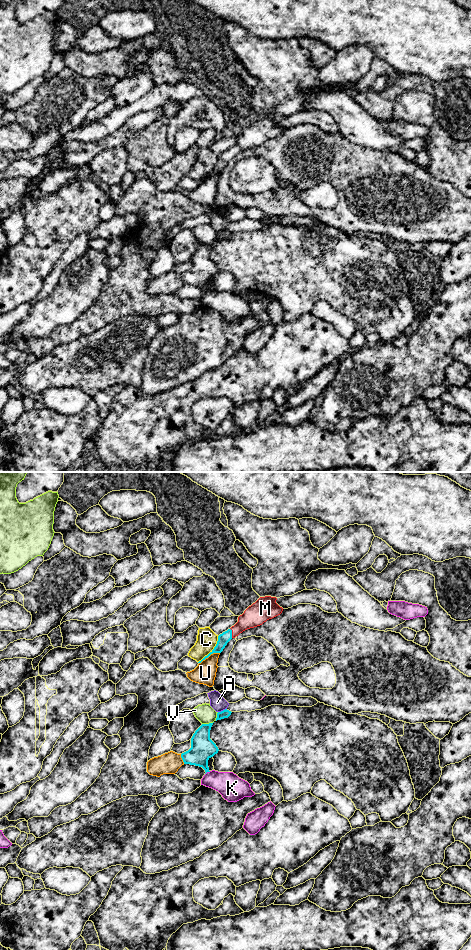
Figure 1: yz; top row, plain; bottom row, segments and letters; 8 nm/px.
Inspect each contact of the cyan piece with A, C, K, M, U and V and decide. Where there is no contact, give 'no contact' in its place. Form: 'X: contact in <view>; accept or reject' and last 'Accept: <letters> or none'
A: contact in yz; reject
C: contact in yz; reject
K: contact in yz; reject
M: contact in yz; accept
U: contact in yz; reject
V: contact in yz; reject
Accept: M

